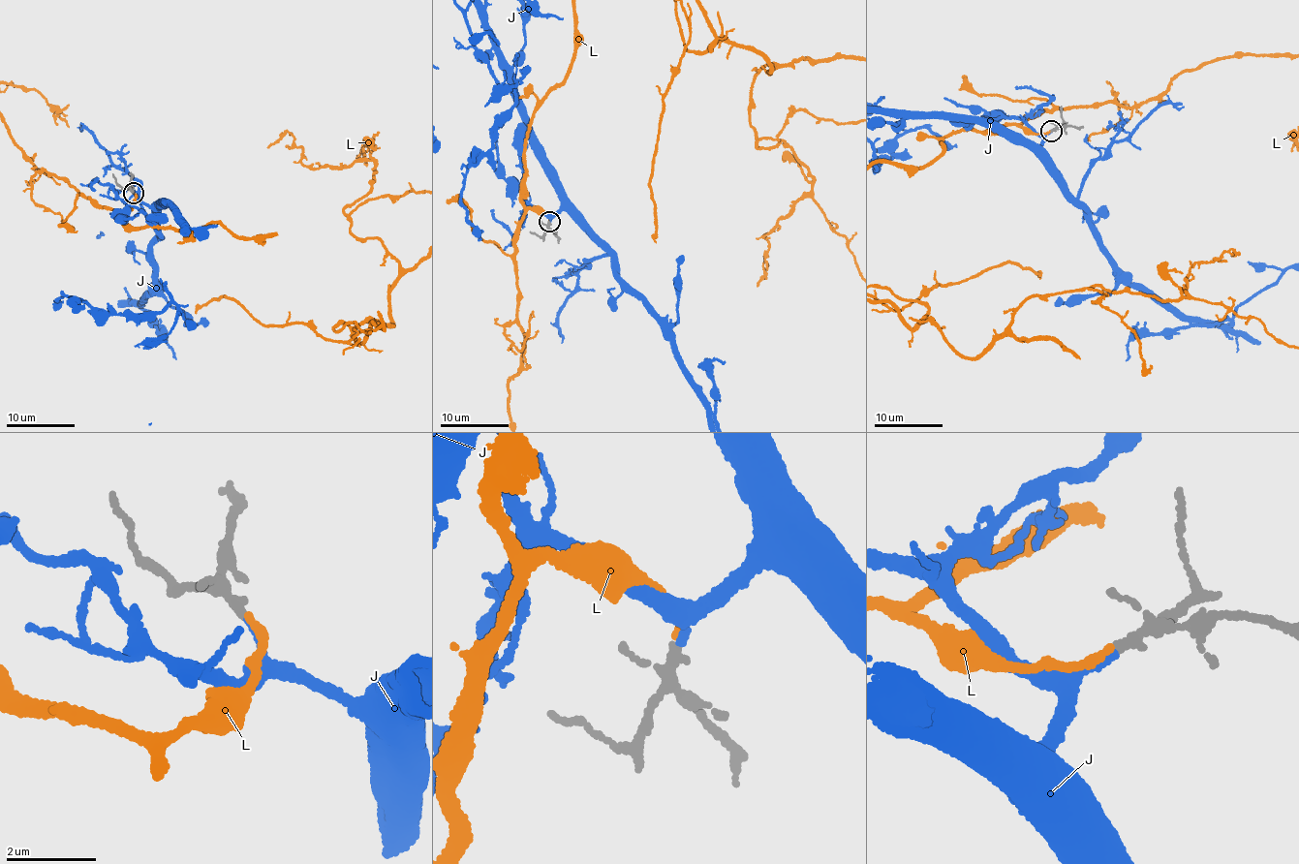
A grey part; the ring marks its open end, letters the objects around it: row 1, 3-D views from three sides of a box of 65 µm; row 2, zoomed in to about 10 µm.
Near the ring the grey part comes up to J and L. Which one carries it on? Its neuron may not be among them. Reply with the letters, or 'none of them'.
L

